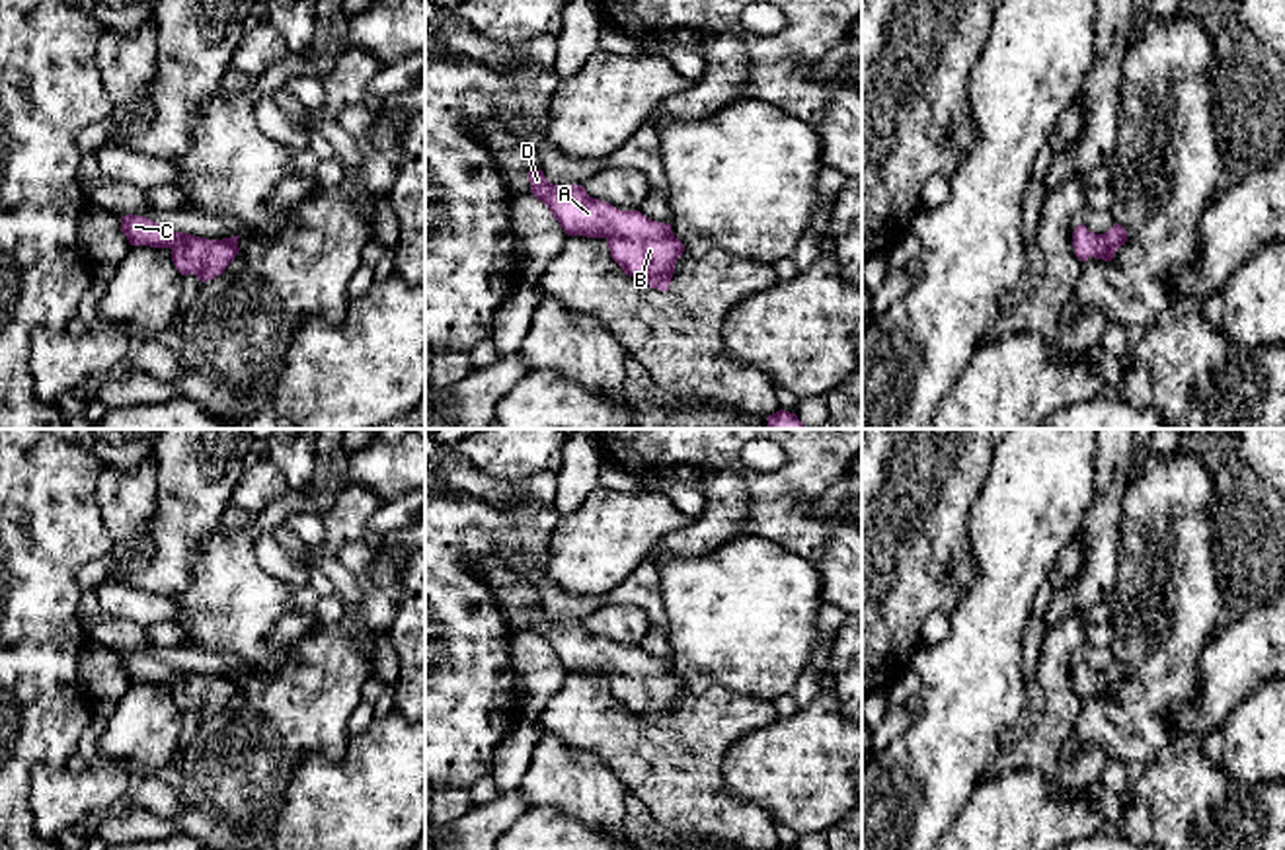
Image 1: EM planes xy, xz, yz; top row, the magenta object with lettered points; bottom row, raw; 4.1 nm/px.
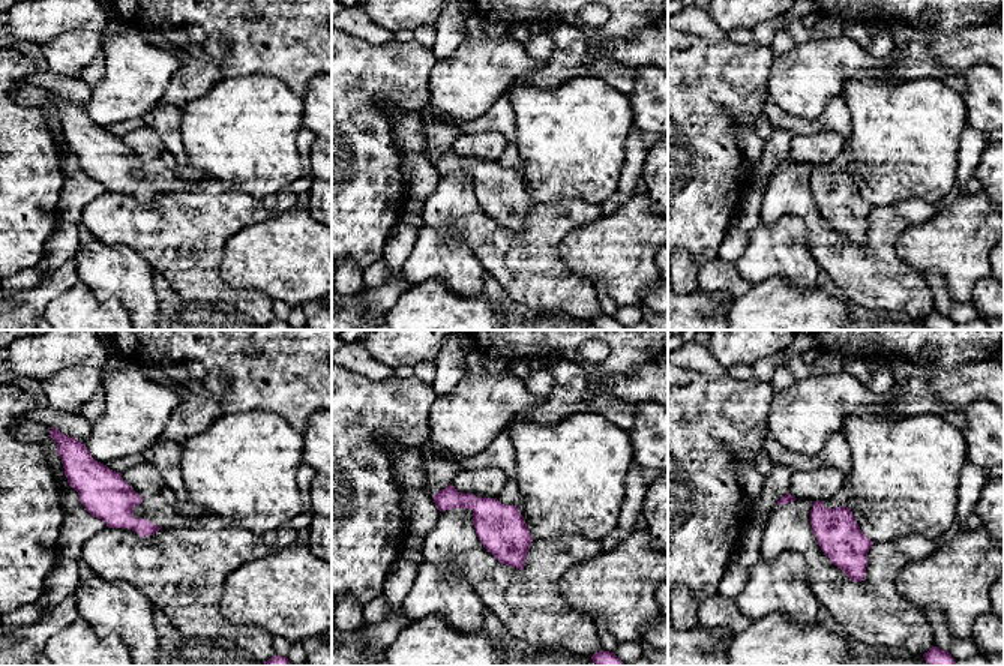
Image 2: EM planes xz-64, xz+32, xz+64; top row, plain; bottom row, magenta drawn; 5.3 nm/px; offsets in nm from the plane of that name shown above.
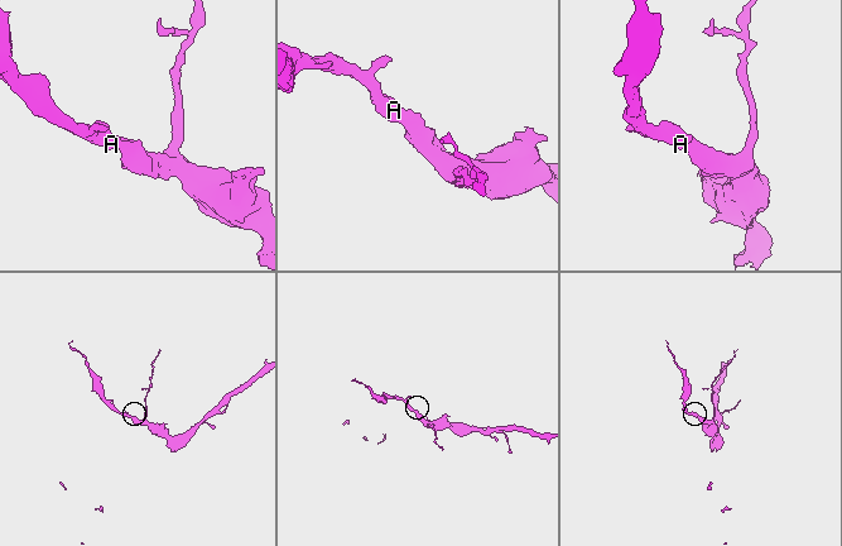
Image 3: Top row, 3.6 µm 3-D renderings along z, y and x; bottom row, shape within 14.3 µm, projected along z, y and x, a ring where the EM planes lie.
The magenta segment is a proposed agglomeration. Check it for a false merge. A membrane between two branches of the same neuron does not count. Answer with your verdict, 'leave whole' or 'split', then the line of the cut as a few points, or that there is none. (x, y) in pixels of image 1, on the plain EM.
leave whole | no cut

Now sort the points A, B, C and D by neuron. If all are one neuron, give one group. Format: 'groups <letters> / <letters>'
groups A B C D

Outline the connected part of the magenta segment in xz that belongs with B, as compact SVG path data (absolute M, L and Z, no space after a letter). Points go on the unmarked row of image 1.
M542 606L528 608L530 630L542 638L567 673L604 675L622 708L649 725L669 727L684 682L671 661L640 647L620 647L587 632L583 622L554 622Z

